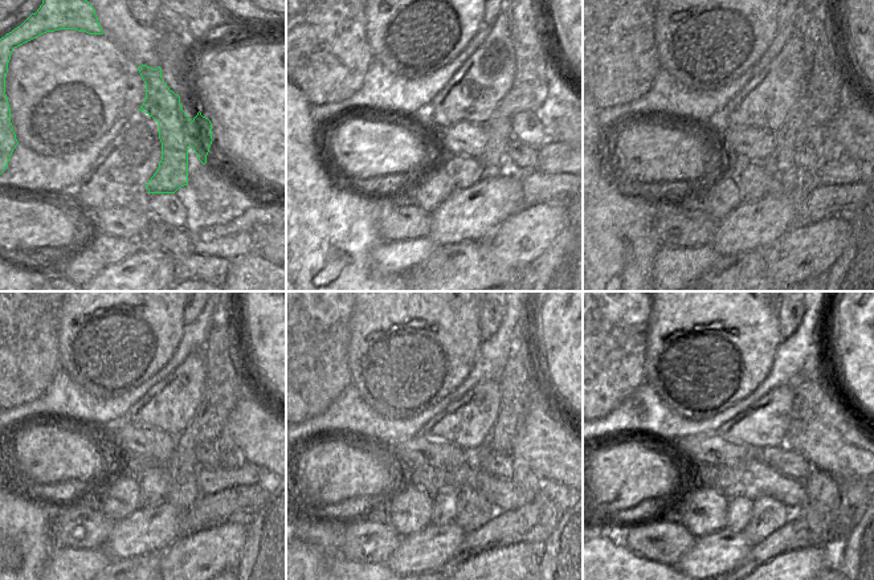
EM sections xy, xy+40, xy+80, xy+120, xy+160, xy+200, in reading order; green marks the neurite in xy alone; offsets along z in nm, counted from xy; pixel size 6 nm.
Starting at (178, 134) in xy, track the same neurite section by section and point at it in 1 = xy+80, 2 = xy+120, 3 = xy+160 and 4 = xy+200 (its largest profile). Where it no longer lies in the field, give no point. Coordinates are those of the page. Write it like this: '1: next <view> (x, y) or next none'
1: next xy+80 (780, 163)
2: next xy+120 (183, 466)
3: next xy+160 (473, 510)
4: next xy+200 (768, 514)

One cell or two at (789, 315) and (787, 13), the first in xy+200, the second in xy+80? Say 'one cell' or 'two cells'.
one cell

